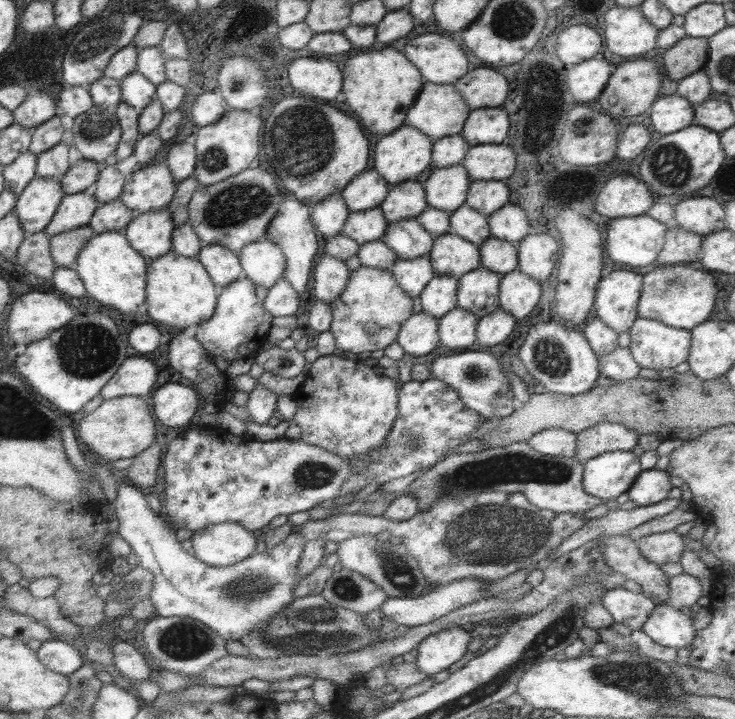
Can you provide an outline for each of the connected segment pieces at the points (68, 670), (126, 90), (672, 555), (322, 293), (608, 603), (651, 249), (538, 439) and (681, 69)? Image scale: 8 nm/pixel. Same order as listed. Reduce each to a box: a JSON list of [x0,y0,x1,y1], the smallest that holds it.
[[36,638,86,676],[121,70,157,112],[636,531,688,566],[313,253,351,304],[601,587,657,631],[606,214,670,266],[527,428,577,457],[661,37,709,81]]

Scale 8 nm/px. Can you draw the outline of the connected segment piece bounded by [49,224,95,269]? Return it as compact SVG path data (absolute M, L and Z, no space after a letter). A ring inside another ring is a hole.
M88 224L51 236L49 242L51 257L57 266L67 266L74 269L78 253L94 235L94 230Z

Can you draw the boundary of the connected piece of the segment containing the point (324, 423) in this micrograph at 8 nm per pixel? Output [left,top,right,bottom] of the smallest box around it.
[292,352,400,463]

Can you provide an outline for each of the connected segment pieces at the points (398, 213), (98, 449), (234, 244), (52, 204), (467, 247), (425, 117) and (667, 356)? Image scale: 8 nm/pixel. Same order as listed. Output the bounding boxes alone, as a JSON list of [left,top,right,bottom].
[[379,179,428,222],[80,395,156,461],[189,165,284,252],[15,176,65,233],[428,232,482,279],[405,83,471,140],[629,318,691,368]]

